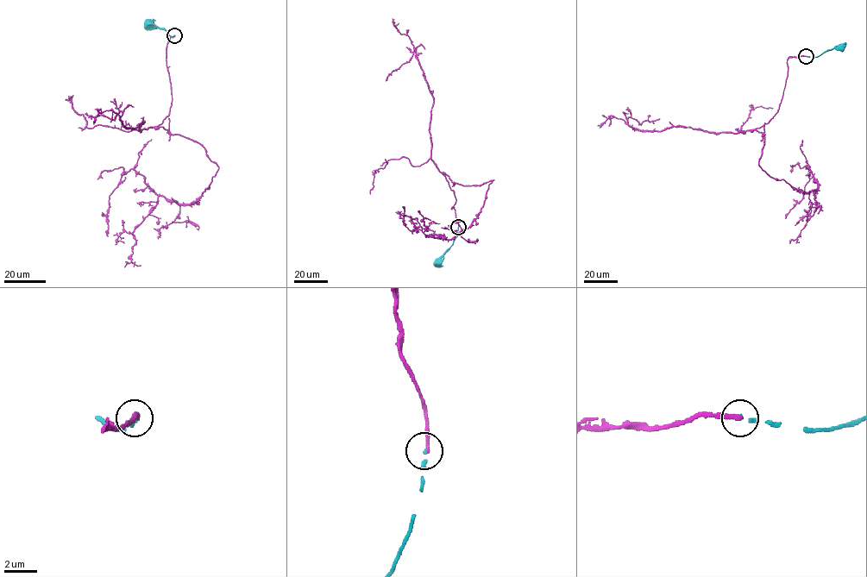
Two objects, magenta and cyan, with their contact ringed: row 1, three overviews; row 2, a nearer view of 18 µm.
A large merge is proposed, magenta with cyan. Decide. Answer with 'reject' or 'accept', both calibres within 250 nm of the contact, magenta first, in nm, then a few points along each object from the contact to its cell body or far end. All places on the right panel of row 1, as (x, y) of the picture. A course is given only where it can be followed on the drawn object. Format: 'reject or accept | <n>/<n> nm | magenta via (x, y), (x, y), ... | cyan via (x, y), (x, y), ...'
reject | 200/160 nm | magenta via (806, 56), (787, 59), (777, 111), (751, 130), (770, 177), (807, 192), (818, 181), (807, 164), (785, 218) | cyan via (806, 56), (818, 56), (841, 46)

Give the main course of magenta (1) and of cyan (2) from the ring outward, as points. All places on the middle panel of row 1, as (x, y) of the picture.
1: (458, 227), (442, 172), (464, 185), (493, 179), (476, 218), (451, 239), (421, 226), (410, 230), (404, 206)
2: (458, 227), (449, 248), (437, 262)

